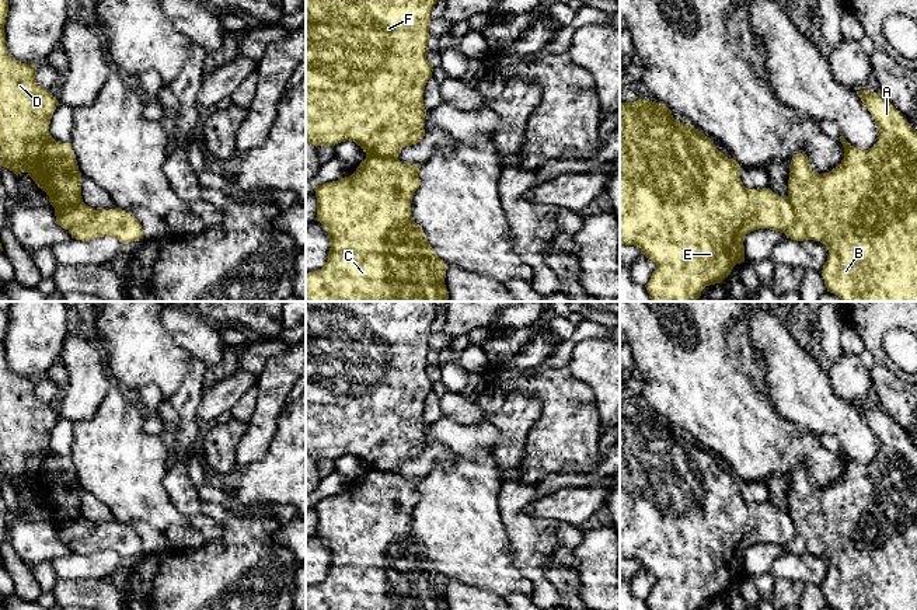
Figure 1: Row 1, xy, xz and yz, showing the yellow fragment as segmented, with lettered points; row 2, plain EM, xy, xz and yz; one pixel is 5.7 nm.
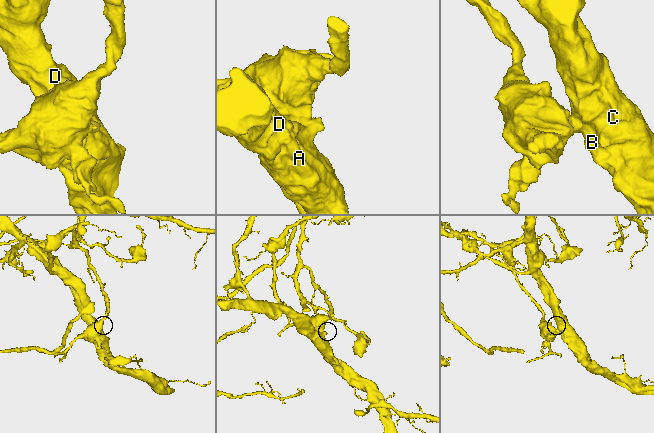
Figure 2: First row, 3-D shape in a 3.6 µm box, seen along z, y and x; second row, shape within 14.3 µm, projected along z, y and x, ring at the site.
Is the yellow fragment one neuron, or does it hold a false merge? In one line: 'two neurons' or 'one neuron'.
two neurons

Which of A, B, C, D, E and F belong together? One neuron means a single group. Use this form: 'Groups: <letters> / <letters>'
Groups: A B C D / E F

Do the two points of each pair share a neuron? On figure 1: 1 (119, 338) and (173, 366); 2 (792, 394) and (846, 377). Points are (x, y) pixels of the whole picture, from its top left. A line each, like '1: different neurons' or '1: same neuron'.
1: same neuron
2: different neurons

